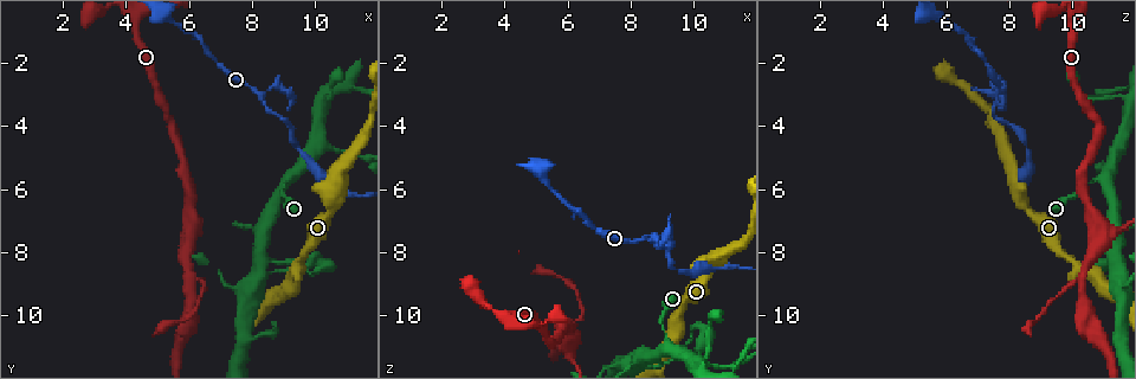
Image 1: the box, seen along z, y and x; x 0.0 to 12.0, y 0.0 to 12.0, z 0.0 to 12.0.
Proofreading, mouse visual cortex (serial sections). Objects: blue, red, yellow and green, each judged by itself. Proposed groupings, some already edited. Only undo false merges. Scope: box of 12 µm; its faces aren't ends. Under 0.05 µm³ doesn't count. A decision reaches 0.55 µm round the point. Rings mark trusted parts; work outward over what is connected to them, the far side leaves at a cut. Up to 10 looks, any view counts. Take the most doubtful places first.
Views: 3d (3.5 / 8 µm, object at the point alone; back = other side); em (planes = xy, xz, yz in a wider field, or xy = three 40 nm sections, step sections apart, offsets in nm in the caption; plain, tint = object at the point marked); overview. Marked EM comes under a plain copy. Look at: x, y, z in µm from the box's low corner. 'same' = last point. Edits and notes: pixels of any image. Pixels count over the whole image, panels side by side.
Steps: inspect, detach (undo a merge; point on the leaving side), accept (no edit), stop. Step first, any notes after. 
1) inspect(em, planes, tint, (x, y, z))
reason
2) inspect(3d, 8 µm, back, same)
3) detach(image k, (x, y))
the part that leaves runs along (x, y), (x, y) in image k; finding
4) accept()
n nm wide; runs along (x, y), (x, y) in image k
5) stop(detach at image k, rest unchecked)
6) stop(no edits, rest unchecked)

inspect(3d, 3.5 µm, (6.0, 8.7, 10.3))
sudden change in width

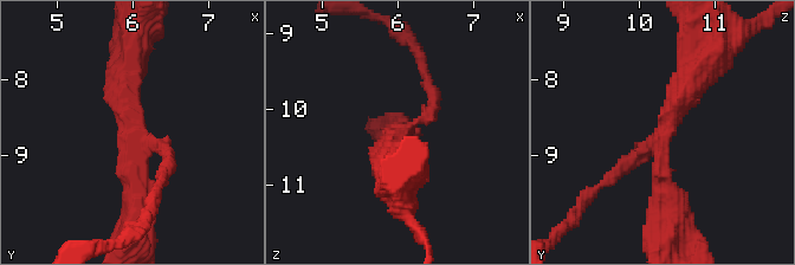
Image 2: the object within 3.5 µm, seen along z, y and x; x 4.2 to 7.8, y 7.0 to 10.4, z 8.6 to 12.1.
inspect(em, xy, step 2, tint, (6.10, 8.75, 10.35))

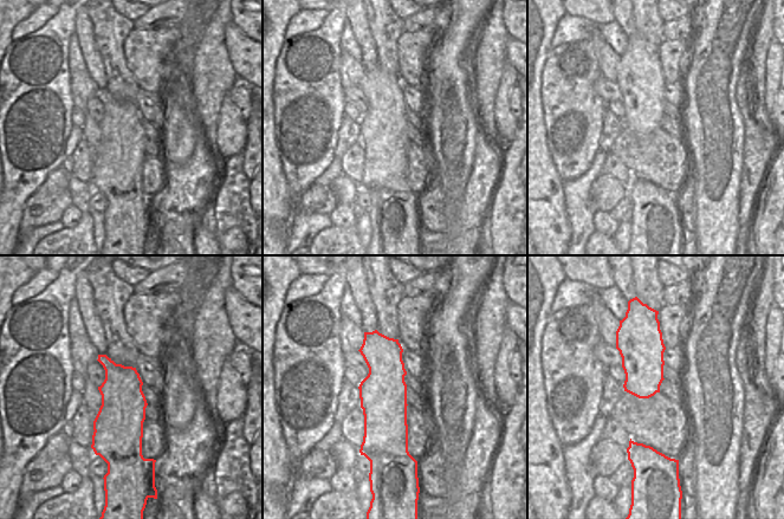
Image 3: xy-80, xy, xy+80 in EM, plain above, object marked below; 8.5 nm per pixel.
inspect(em, xy, step 3, tint, same)
cut it another way

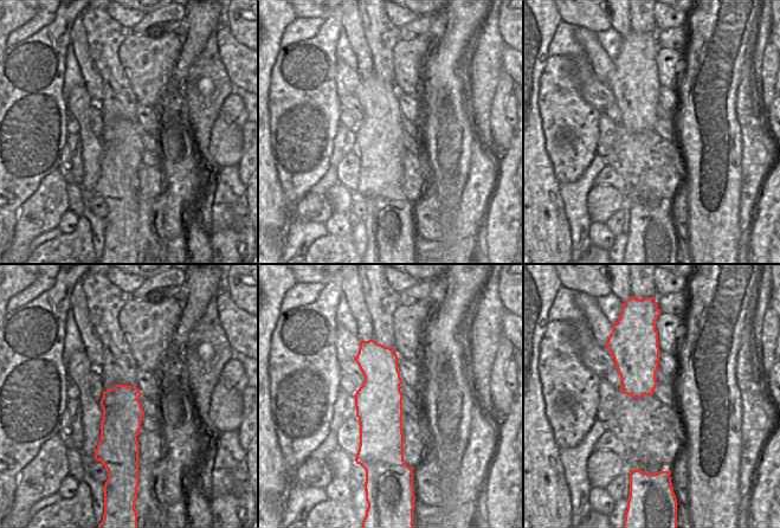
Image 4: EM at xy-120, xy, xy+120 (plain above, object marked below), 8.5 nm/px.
accept()
runs along (698, 71), (663, 136), (671, 213) in image 2; all the same cell

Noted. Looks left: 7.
inspect(3d, 8 µm, (8.5, 2.9, 7.6))
narrows sharply

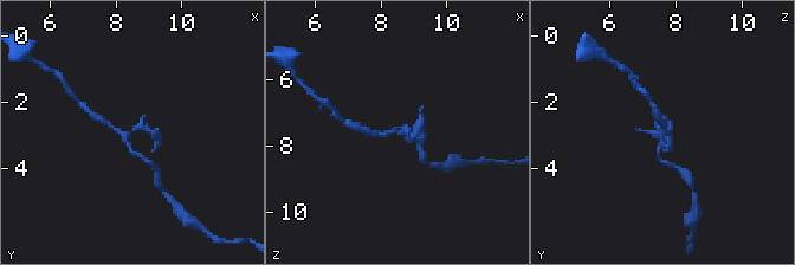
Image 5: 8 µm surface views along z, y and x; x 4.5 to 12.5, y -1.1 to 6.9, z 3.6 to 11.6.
inspect(em, xy, step 5, tint, (8.5, 2.9, 7.5))

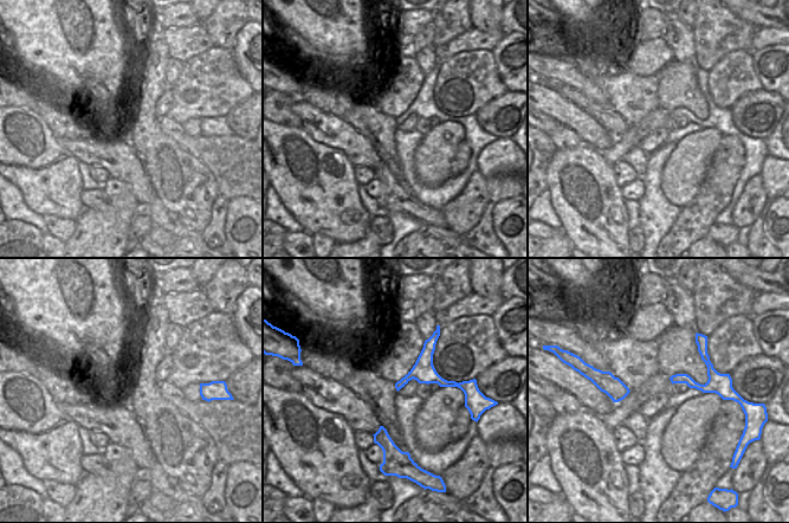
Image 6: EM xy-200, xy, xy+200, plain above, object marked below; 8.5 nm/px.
detach(image 5, (417, 129))
130 nm wide; the part that leaves runs along (133, 130), (154, 135), (154, 152) in image 5; a second cell is stuck on

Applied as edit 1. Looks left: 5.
inspect(3d, 8 µm, (8.4, 8.3, 11.3))
abrupt turn

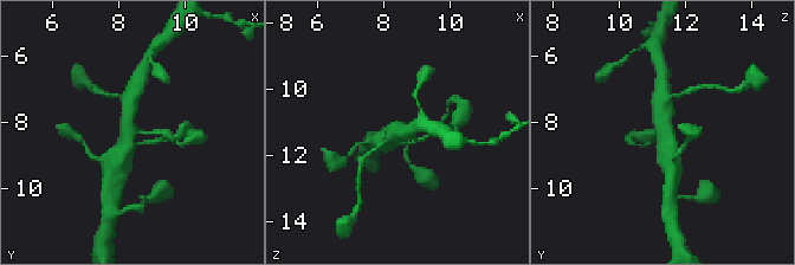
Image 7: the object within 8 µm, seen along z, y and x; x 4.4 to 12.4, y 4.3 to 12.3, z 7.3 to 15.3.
inspect(3d, 3.5 µm, (8.2, 8.2, 11.3))
closer look

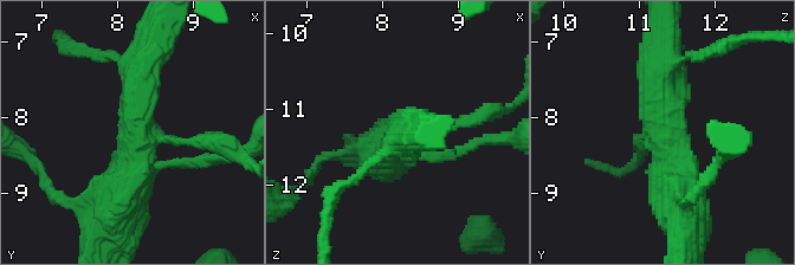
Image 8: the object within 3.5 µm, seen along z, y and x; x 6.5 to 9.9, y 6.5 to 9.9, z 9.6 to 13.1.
inspect(em, xy, step 3, tint, (8.25, 8.25, 11.30))
4 arms; arms of 150, 150, 450, 600 nm; shape alone is not enough

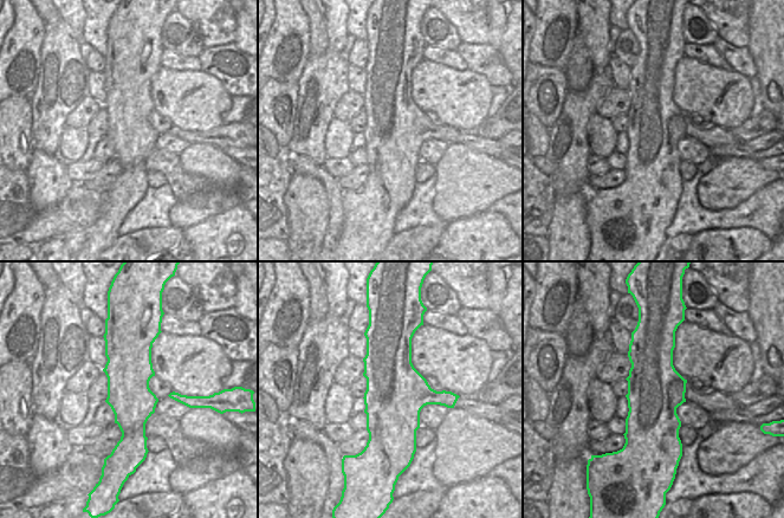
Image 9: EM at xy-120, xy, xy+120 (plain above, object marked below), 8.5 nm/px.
accept()
runs along (146, 55), (135, 174), (116, 204) in image 8; all the same cell

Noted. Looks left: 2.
stop(detach at image 5, rest unchecked)

